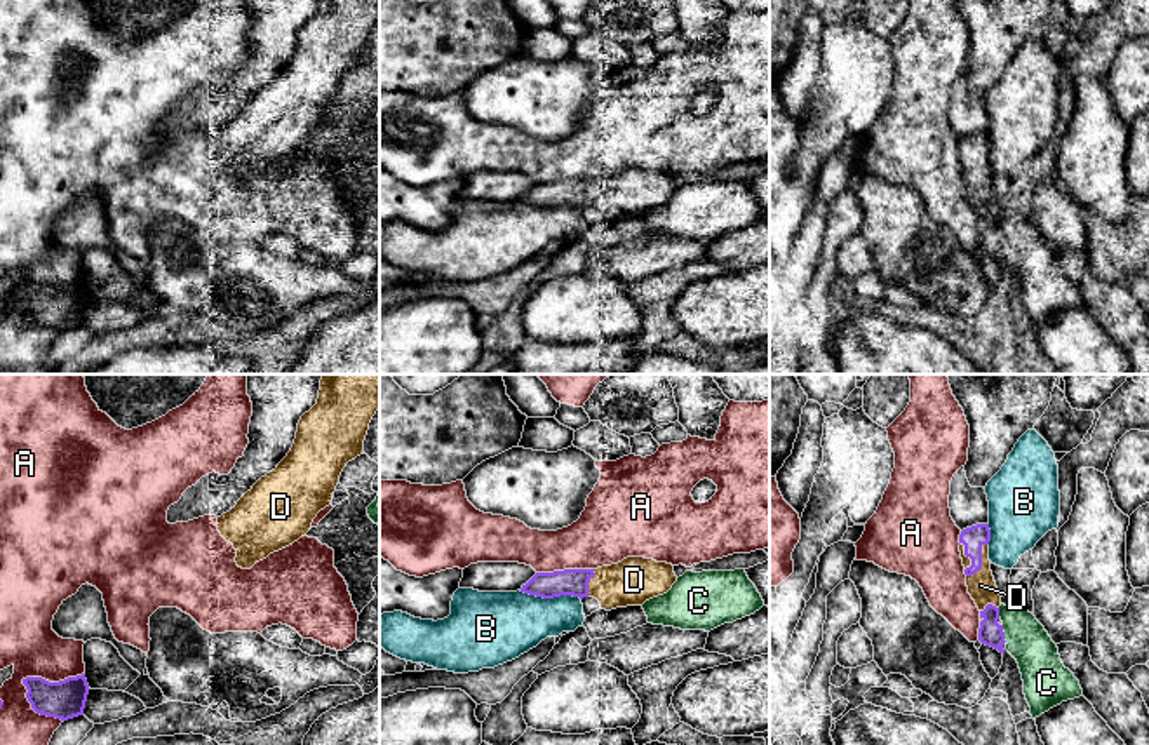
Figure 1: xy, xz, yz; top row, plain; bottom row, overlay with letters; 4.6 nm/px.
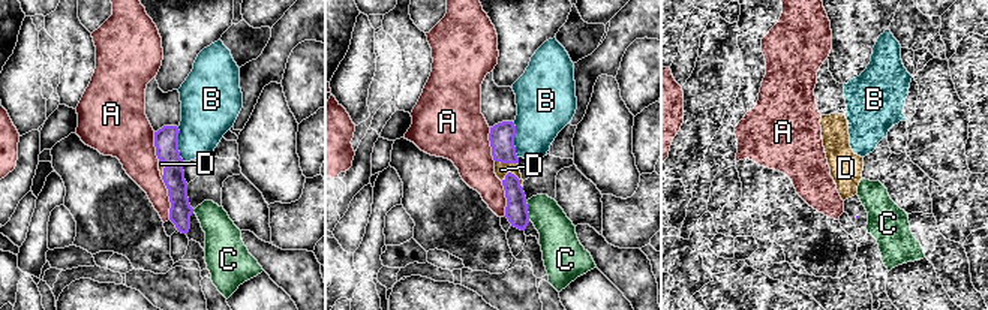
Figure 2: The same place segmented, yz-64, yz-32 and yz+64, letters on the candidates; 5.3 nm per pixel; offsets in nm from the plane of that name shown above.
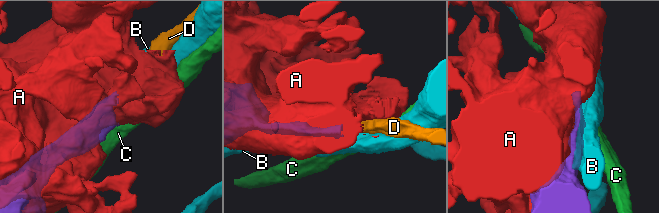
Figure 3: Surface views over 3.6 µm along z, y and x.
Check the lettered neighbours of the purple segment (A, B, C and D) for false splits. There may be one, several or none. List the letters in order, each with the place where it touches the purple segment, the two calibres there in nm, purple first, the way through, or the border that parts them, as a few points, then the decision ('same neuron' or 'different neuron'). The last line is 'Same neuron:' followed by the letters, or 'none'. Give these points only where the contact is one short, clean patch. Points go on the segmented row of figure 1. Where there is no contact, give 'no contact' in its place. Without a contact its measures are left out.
A: meets purple in xy at (40, 677); 180 nm thick on the purple side, 260 nm on the other; different neuron
B: meets purple in xz at (550, 597); 130 nm thick on the purple side, 300 nm on the other; different neuron
C: meets purple in yz at (1003, 634); 110 nm thick on the purple side, 200 nm on the other; different neuron
D: meets purple in yz at (981, 563); 100 nm thick on the purple side, 130 nm on the other; same neuron
Same neuron: D

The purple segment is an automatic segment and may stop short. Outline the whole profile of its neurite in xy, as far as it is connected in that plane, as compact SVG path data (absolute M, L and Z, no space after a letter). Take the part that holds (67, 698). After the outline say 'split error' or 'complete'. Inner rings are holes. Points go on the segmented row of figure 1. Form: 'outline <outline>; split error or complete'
outline M85 674L59 682L49 682L42 677L26 677L23 684L28 689L26 698L37 714L56 717L63 722L84 715L89 695Z; complete

